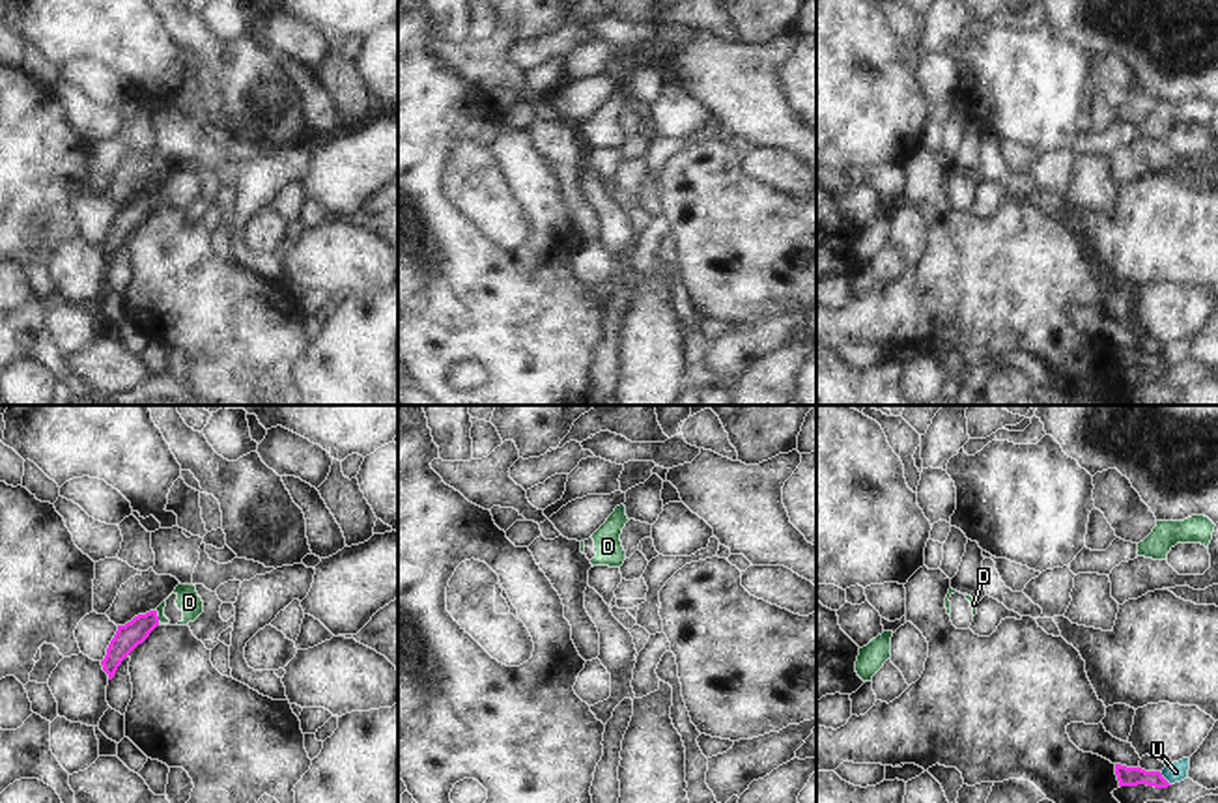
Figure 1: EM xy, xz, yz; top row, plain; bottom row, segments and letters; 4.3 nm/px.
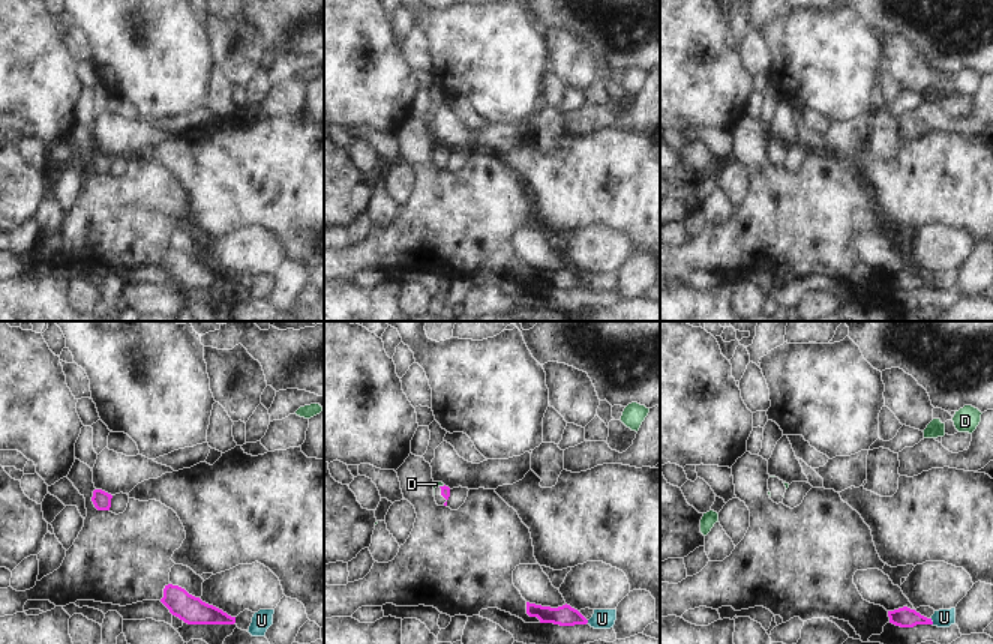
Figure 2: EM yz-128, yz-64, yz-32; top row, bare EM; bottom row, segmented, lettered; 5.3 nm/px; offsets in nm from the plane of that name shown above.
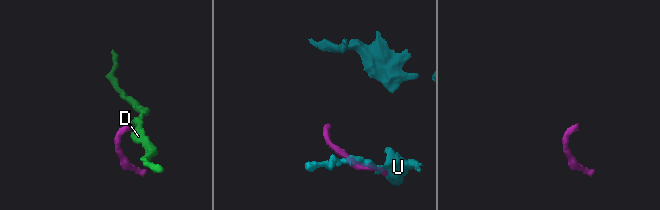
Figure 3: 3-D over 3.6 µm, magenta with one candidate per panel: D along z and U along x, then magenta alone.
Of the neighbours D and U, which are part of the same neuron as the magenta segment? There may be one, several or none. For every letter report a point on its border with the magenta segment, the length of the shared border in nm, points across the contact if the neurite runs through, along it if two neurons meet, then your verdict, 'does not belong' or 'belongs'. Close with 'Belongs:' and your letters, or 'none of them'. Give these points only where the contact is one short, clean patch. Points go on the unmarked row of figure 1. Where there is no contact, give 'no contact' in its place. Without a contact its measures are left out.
D: meets magenta in xy at (157, 200); contact 30 nm long; runs through xy (127, 219), (142, 206), (157, 200), (172, 174), (189, 183); belongs
U: meets magenta in yz at (1164, 361); contact 80 nm long; border along yz (1159, 353), (1170, 366); does not belong
Belongs: D

